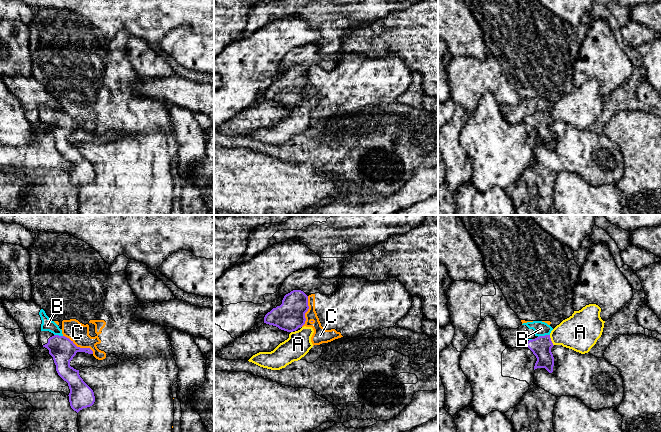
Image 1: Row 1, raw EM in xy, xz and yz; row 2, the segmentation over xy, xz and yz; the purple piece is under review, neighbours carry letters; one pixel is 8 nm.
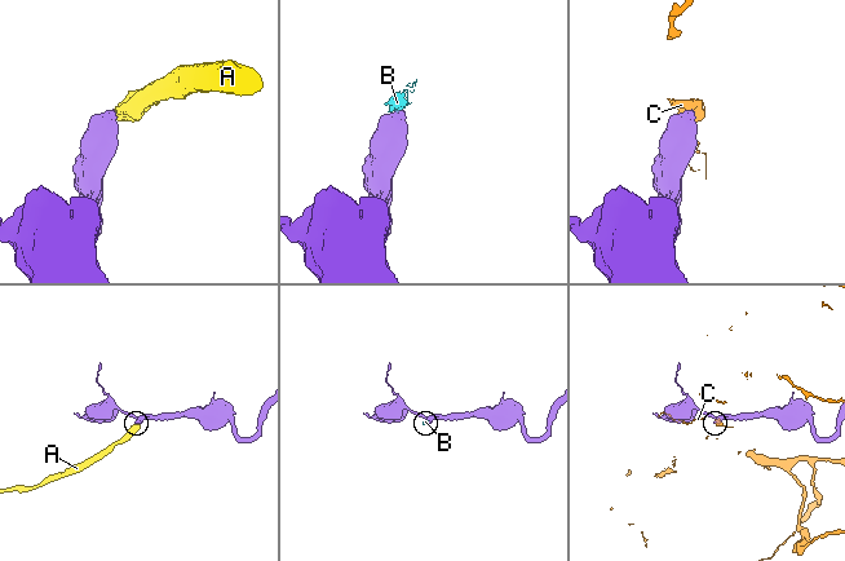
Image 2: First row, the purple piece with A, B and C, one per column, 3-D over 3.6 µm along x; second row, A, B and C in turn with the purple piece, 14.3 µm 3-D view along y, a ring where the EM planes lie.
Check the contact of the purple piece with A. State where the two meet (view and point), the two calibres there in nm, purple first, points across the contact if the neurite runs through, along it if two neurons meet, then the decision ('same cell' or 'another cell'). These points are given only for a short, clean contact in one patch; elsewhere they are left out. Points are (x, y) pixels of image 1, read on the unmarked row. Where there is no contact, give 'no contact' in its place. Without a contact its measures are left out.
yz (550, 116) | 160/300 nm | across yz (541, 122), (550, 116), (562, 110), (580, 108) | same cell

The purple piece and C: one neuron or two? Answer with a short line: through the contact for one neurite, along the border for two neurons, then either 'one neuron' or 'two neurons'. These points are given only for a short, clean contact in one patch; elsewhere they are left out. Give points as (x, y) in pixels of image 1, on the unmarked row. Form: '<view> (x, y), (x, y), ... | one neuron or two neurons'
xy (63, 111), (68, 113), (77, 122), (88, 123), (93, 129) | two neurons

